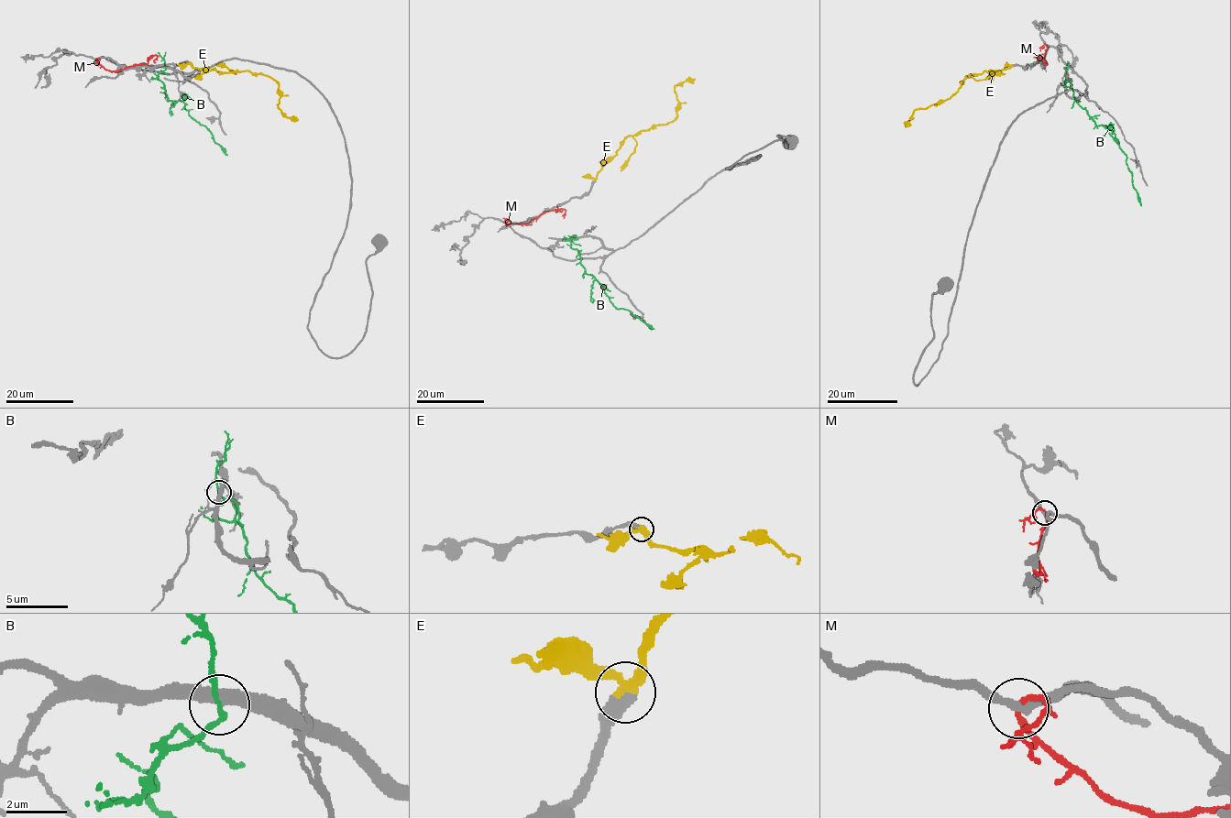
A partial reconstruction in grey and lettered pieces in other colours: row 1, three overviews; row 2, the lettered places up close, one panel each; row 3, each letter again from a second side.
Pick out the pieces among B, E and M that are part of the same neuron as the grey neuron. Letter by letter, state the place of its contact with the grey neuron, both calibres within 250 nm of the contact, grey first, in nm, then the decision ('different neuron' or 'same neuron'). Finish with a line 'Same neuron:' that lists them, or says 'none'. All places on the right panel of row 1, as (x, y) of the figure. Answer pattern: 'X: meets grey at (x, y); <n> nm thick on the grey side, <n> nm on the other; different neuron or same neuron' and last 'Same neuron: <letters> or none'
B: meets grey at (1066, 79); 380 nm thick on the grey side, 140 nm on the other; different neuron
E: meets grey at (1012, 66); 480 nm thick on the grey side, 320 nm on the other; same neuron
M: meets grey at (1047, 45); 240 nm thick on the grey side, 190 nm on the other; different neuron
Same neuron: E

